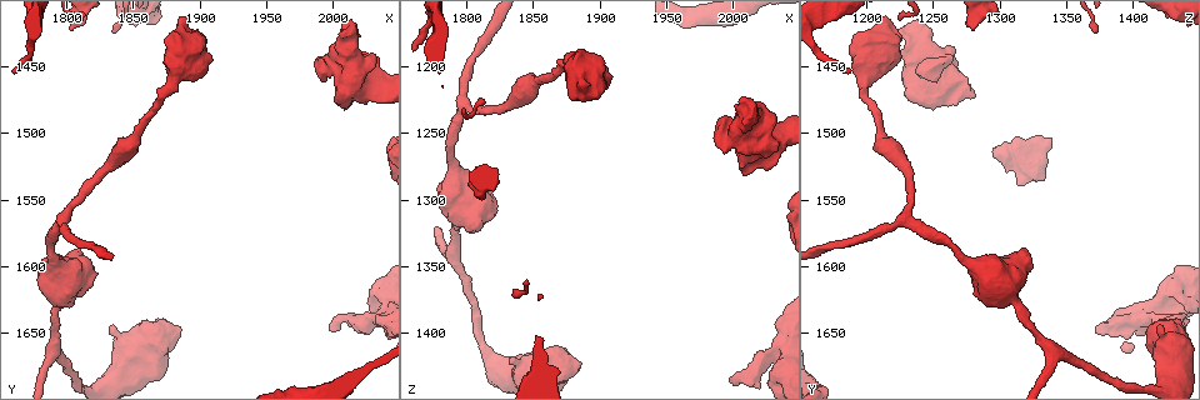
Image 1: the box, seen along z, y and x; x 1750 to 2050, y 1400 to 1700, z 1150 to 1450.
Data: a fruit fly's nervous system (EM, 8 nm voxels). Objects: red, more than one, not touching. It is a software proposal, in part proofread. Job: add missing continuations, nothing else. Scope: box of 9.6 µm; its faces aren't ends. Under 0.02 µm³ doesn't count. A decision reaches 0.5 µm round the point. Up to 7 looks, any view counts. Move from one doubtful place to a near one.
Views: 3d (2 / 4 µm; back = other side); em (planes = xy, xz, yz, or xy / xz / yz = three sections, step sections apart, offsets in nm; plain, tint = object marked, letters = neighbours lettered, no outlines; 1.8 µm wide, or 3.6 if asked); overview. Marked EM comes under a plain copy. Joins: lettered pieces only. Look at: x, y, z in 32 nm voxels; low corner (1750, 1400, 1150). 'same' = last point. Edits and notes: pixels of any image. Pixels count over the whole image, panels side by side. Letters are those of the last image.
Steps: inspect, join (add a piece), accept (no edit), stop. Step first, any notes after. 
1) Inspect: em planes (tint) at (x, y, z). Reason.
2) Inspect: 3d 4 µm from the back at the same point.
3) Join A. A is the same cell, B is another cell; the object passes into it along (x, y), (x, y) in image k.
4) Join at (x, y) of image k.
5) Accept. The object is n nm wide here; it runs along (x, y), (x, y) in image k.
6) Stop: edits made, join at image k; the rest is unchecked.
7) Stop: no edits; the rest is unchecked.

Inspect: 3d 2 µm at (1998, 1650, 1436). Free end.

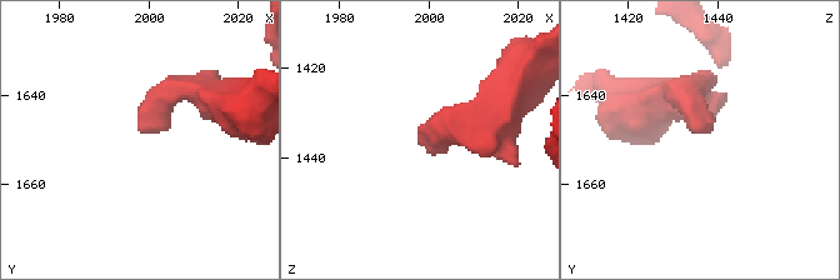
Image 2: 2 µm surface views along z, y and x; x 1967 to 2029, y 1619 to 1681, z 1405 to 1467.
Inspect: em xz step 4 (tint) at (1998, 1649, 1435). Need the tissue.

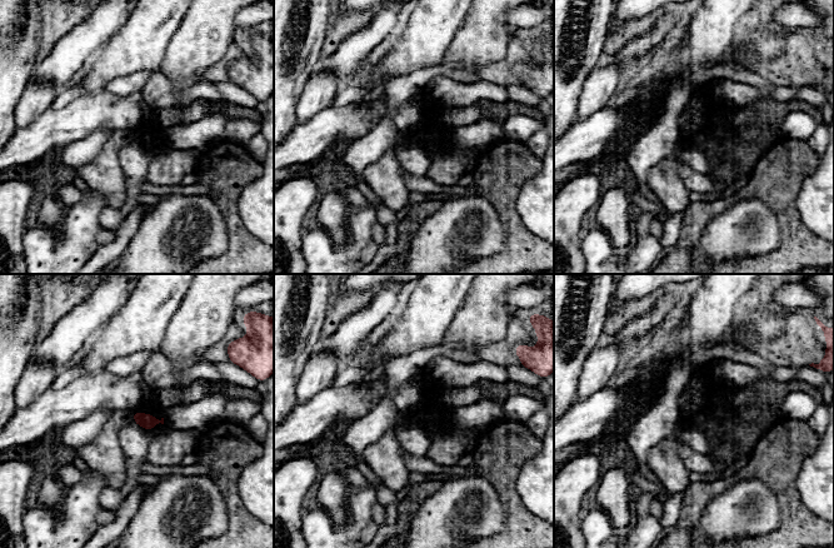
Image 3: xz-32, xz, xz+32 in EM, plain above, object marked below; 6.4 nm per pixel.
Inspect: em planes (letters) at the same point. Another direction.

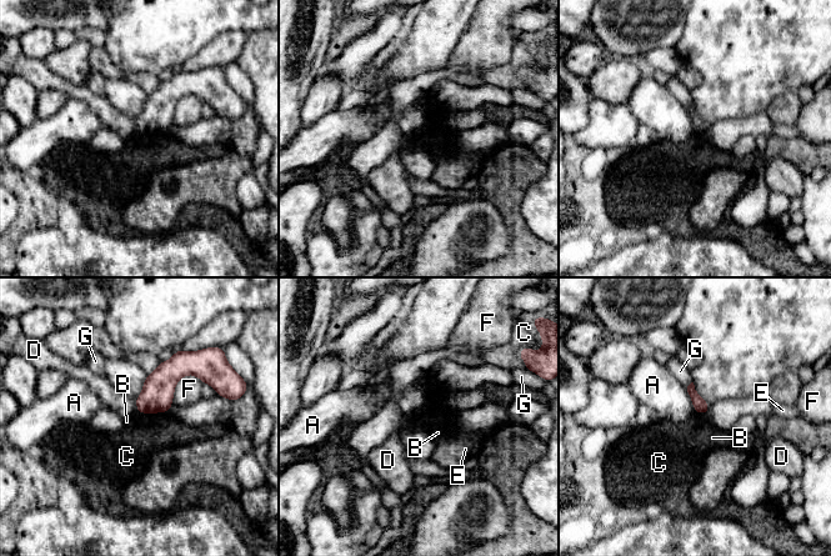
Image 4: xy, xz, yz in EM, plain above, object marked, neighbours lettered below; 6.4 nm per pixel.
Accept. A, B, C, D, E, F and G are other cells; a border runs along (136, 411), (169, 412) in image 4; none of them fits.

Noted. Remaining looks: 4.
Inspect: 3d 2 µm at (1802, 1420, 1282). Branch stops here.

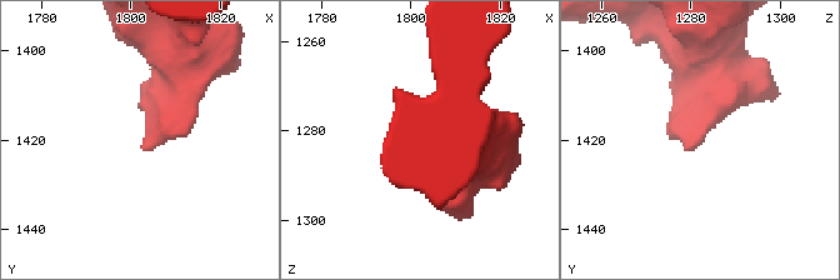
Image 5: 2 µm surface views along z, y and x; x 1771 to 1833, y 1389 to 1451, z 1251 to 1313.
Inspect: em xy step 4 (letters) at (1804, 1422, 1282).

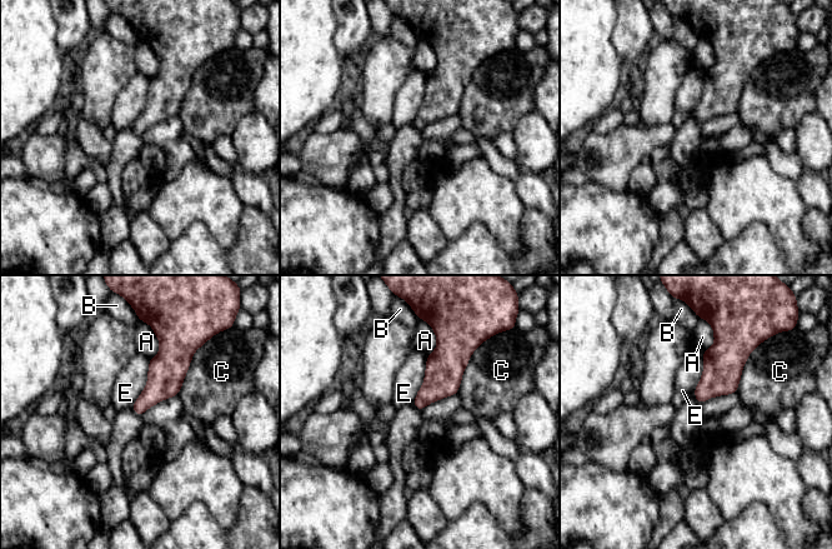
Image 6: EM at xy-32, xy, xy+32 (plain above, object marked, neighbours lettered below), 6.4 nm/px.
Inspect: em planes (letters) at the same point.

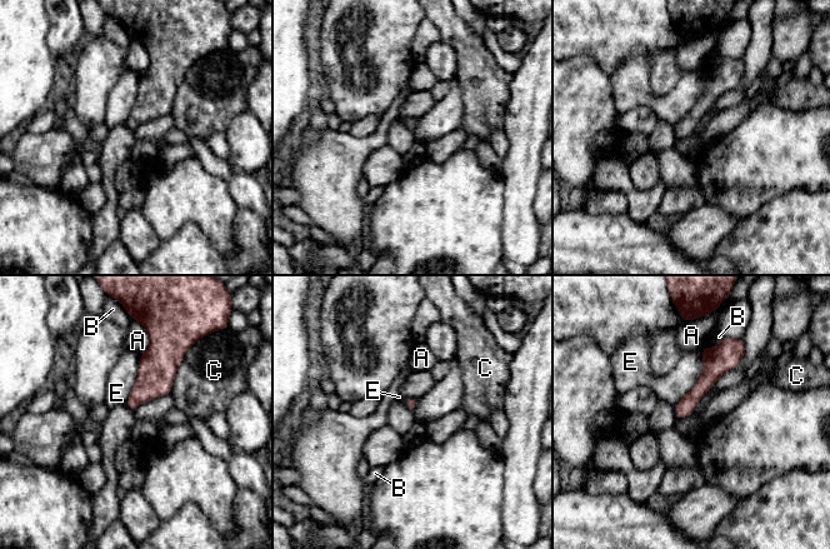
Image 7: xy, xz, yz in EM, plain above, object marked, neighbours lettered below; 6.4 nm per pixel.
Accept. A, B, C and E are other cells; a border runs along (689, 392), (674, 407) in image 7; no lettered piece goes on from it.

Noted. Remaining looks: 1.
Stop: no edits; the rest is unchecked.

